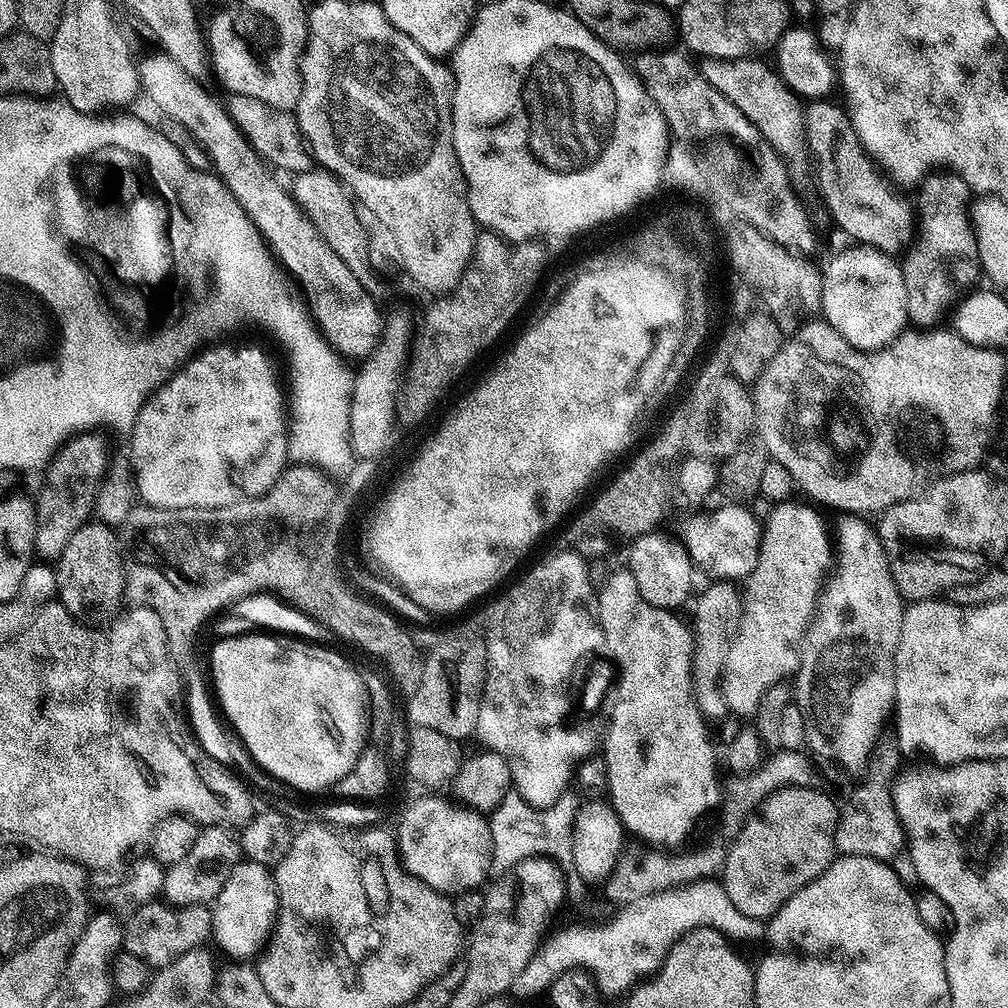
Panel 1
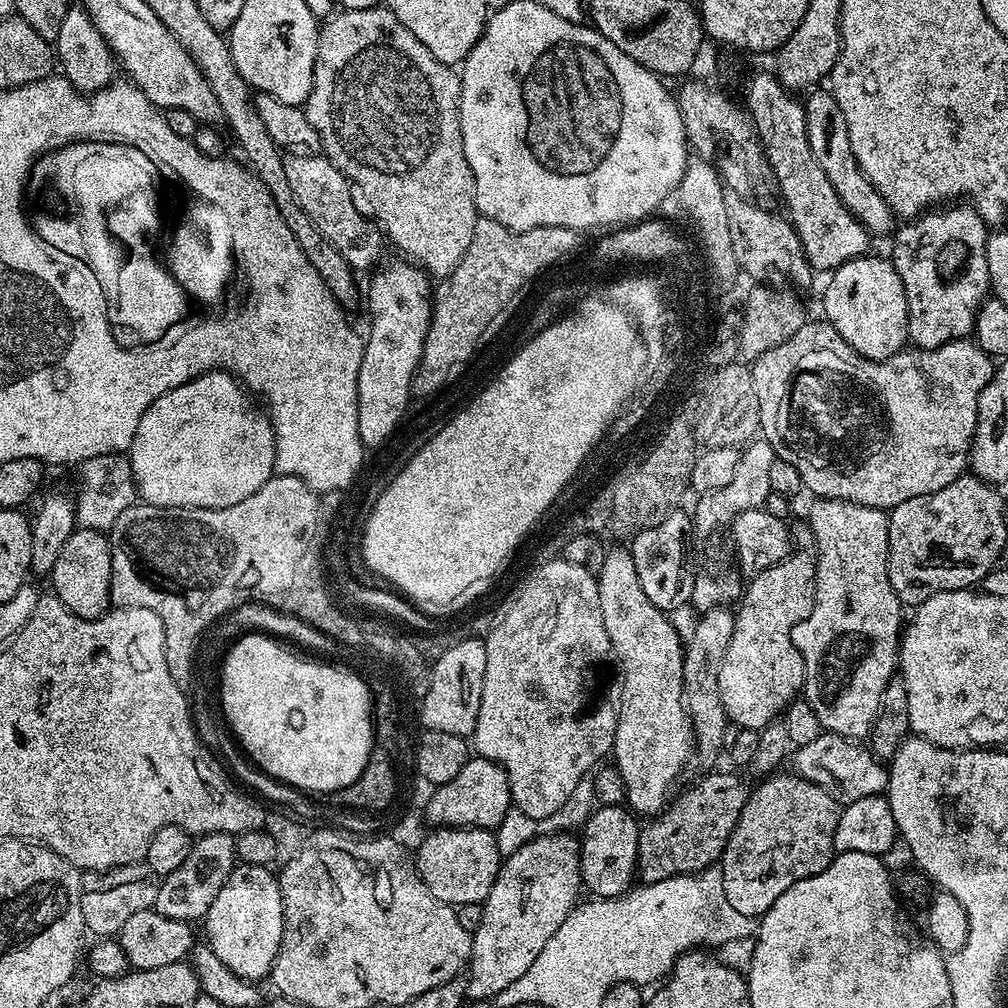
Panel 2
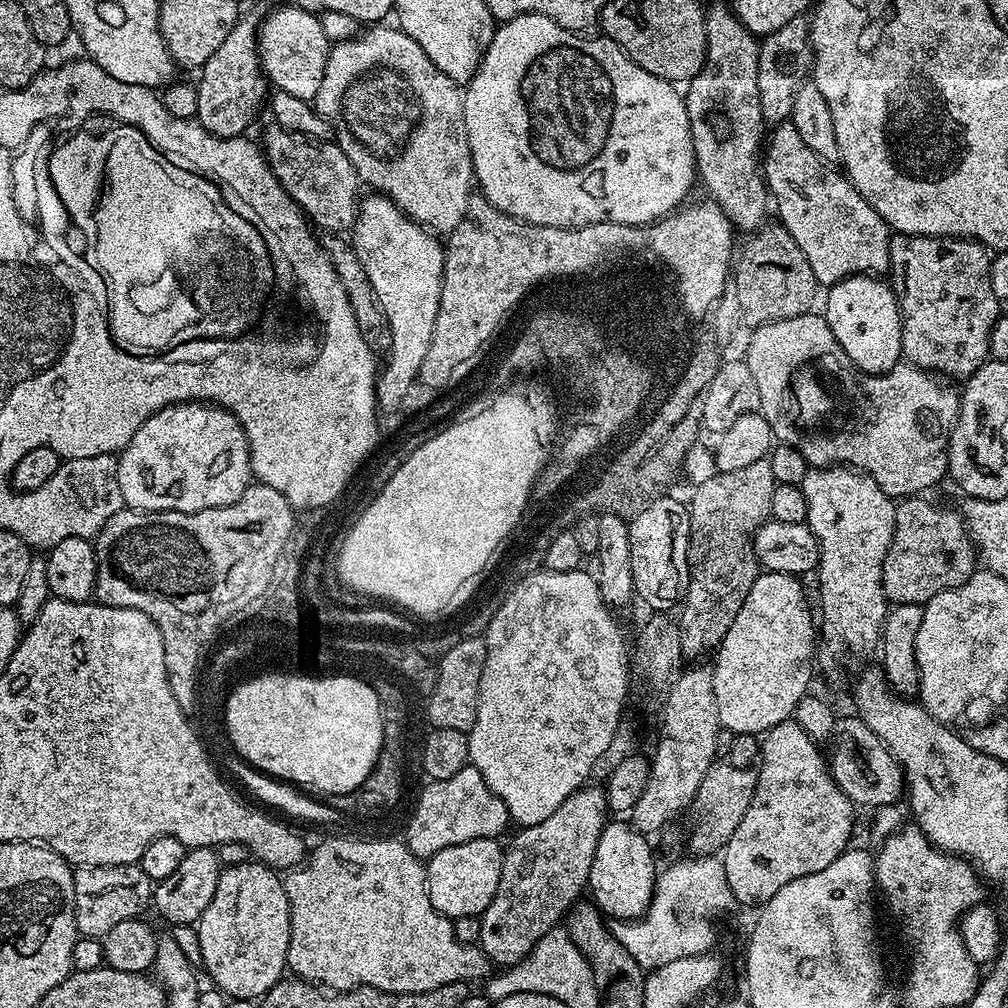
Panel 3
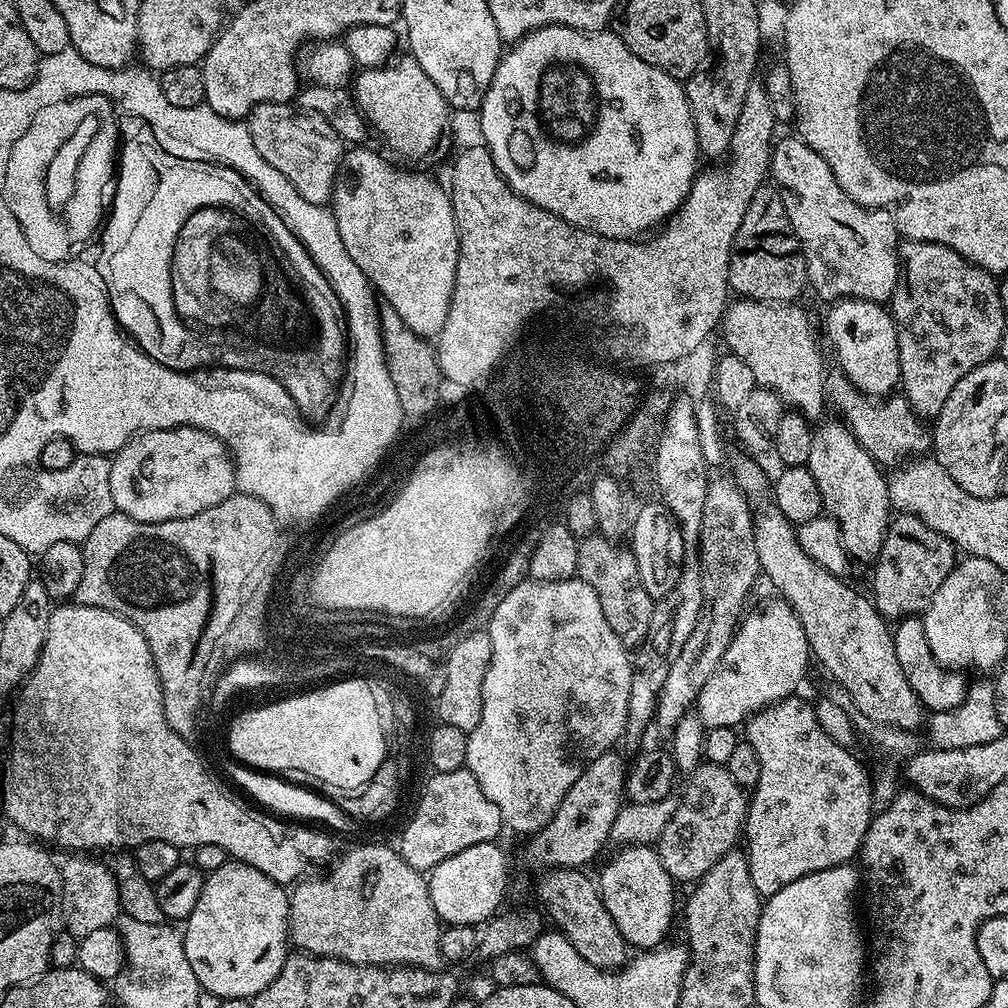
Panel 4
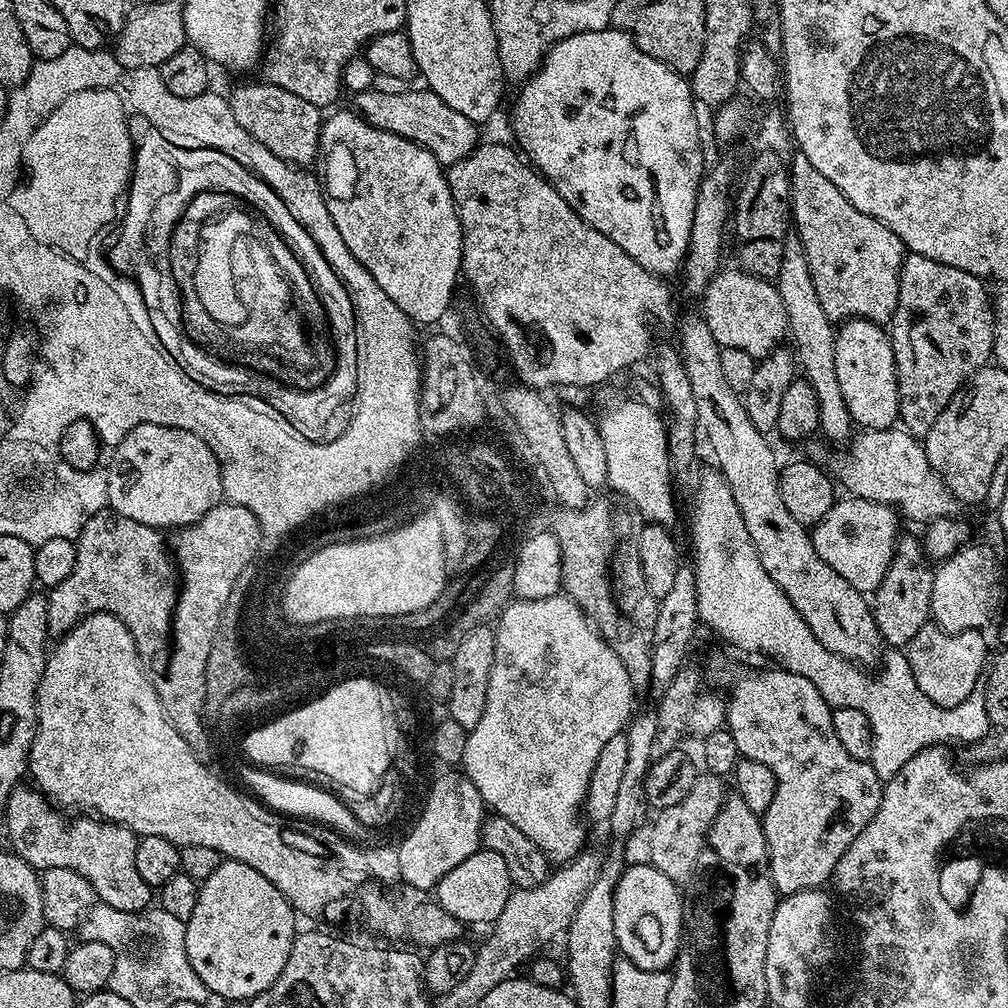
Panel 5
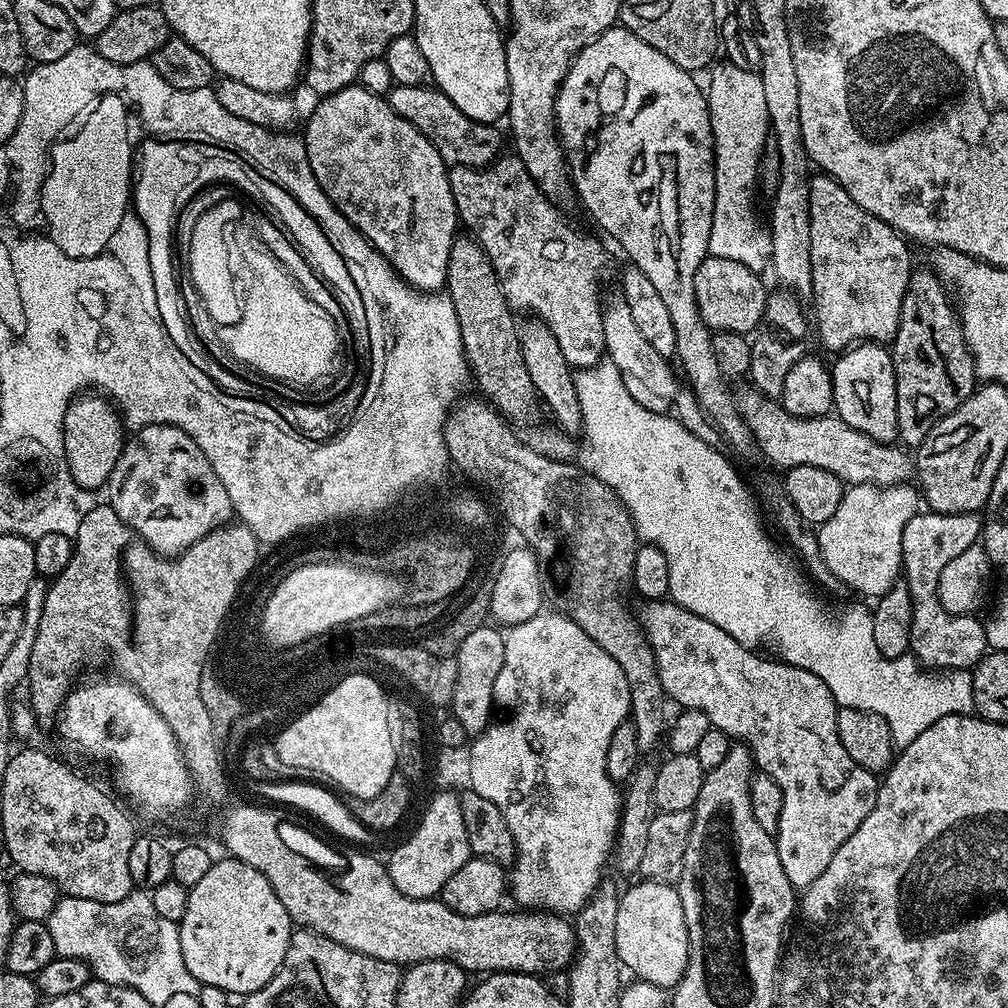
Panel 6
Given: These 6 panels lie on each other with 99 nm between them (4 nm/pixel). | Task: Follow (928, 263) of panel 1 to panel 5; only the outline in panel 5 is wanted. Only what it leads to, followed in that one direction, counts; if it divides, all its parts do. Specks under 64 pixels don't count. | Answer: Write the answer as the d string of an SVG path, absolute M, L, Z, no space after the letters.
M908 252L905 255L902 266L900 267L900 285L898 286L898 306L894 310L890 321L890 335L892 337L892 349L894 350L894 362L896 363L896 381L898 382L898 398L900 399L899 423L905 432L917 438L923 438L930 434L930 426L938 422L938 414L946 410L950 398L960 388L967 384L979 368L985 367L992 360L992 347L996 341L996 313L994 311L993 301L990 299L990 292L986 289L985 281L981 277L970 274L966 270L958 270L954 266L946 266L942 262L934 262L934 258L926 258L917 252Z

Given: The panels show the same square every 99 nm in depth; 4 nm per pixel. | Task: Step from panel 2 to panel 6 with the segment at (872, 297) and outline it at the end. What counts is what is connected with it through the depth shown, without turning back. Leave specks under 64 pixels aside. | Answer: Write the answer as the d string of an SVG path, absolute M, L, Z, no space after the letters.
M861 342L837 355L836 365L831 365L832 389L834 390L835 415L846 426L854 426L862 434L874 438L883 444L891 444L898 437L898 406L896 405L896 375L892 365L892 353L885 345Z

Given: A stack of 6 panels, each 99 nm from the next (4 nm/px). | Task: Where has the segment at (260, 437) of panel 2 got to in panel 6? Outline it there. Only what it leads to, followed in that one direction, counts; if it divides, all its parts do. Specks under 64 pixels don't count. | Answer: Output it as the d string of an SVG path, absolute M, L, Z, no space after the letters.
M151 424L127 441L106 485L107 499L155 552L178 556L194 542L233 519L230 494L214 474L214 466L198 450L194 438L173 424Z

